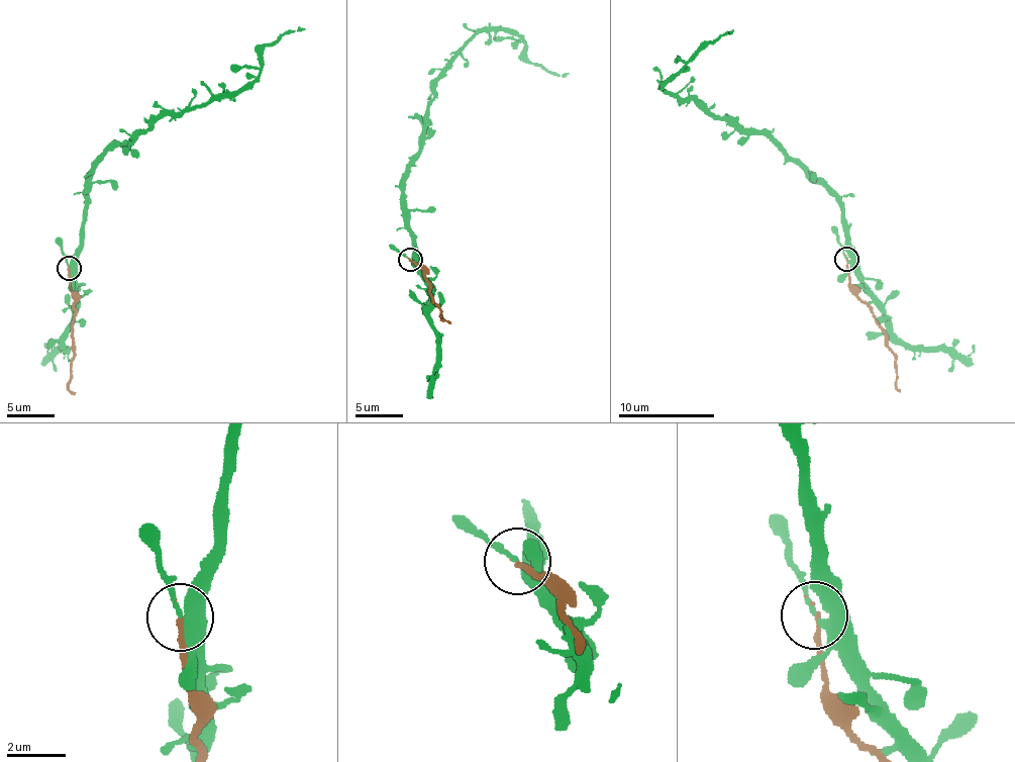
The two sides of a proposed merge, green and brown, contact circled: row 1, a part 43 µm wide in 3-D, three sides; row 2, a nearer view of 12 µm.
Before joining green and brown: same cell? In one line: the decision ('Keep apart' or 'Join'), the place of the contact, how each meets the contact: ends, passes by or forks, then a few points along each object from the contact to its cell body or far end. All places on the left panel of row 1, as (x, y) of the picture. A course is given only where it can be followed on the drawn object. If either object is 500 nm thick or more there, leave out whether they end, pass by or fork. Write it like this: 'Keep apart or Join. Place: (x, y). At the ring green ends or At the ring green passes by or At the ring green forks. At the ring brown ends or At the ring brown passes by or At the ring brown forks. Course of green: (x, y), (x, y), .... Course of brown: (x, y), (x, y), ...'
Keep apart. Place: (69, 268). At the ring green passes by. At the ring brown ends. Course of green: (69, 267), (79, 246), (94, 162), (165, 115), (179, 116), (212, 99), (247, 89), (269, 43), (304, 27). Course of brown: (69, 267), (75, 314), (70, 388), (76, 393)

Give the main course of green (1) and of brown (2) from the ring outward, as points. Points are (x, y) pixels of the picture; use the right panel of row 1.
1: (846, 258), (842, 204), (758, 131), (716, 119), (662, 86), (730, 30)
2: (846, 258), (849, 287), (870, 309), (884, 345), (894, 354), (896, 385), (900, 390)

